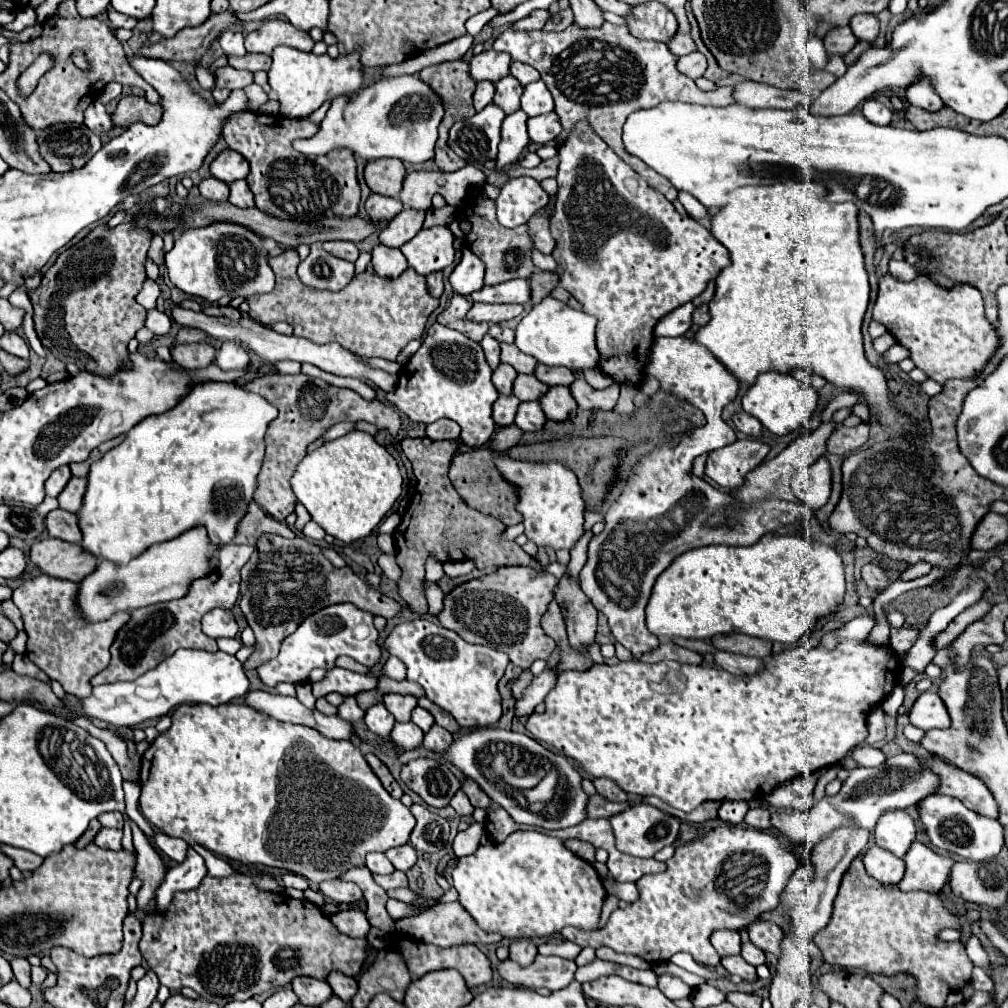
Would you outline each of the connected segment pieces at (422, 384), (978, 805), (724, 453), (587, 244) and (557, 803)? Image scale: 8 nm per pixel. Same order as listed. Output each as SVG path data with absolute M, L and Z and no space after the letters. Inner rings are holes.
M433 323L429 327L429 331L423 337L423 345L419 347L419 351L409 359L409 363L399 371L399 381L397 381L397 389L393 393L385 395L387 401L405 417L409 417L415 423L435 423L443 417L453 419L459 423L461 427L461 439L465 445L469 447L481 447L485 445L491 435L497 429L497 423L493 421L493 403L497 401L499 393L491 383L491 367L485 361L483 349L479 343L471 341L467 335L453 331L441 323Z
M925 759L925 765L933 765L933 769L937 769L937 773L945 773L945 785L941 785L941 789L937 793L945 793L951 797L957 797L965 807L997 819L999 817L999 807L995 803L993 793L989 793L989 789L985 787L985 783L945 761L939 759Z
M737 439L733 445L709 453L705 475L721 487L739 487L743 483L743 477L763 463L769 449L771 447L761 439Z
M579 121L575 125L575 129L565 137L565 141L559 147L559 199L555 199L555 211L551 215L551 235L555 239L555 249L553 249L551 255L557 261L555 273L559 275L559 285L563 289L567 289L583 305L583 311L587 315L597 317L597 333L595 333L597 351L599 351L597 367L607 377L615 379L617 383L639 385L643 381L643 375L645 375L643 369L645 369L645 363L649 359L649 351L653 347L653 327L657 325L657 321L661 317L665 317L667 313L671 313L673 309L677 309L677 307L693 301L697 295L701 295L705 291L707 283L713 281L731 263L727 249L723 245L719 245L719 241L715 237L711 237L709 229L699 225L689 215L679 215L675 211L675 207L657 189L651 189L641 175L637 175L621 157L615 155L615 151L591 129L591 125L587 121Z
M497 727L473 729L465 735L461 735L459 739L455 739L453 745L445 753L441 753L439 757L445 759L447 763L451 763L453 767L457 767L465 777L473 779L487 797L491 797L499 807L503 807L511 815L511 819L515 823L535 825L535 827L553 831L553 829L575 827L575 825L579 825L581 821L587 819L589 795L581 787L583 777L577 771L577 767L573 765L573 761L569 761L565 755L557 755L557 753L547 751L543 745L539 745L535 739L531 739L523 733L503 731L503 729L497 729ZM499 755L507 755L511 759L509 763L517 763L517 759L529 759L529 755L541 755L541 757L549 759L553 763L553 767L559 771L553 795L539 797L537 795L539 787L535 787L531 791L523 791L523 789L517 789L513 785L509 785L503 779L503 775L497 771L497 757Z

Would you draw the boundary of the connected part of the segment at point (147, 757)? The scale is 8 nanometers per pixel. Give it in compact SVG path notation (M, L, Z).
M229 703L229 705L219 705L213 709L211 705L181 705L173 711L171 715L173 725L167 733L161 733L153 743L151 749L145 751L141 757L141 799L139 799L139 809L145 813L149 823L155 827L163 829L171 837L179 837L187 841L189 845L203 845L205 849L213 851L219 857L225 857L229 861L237 861L243 865L263 865L263 867L279 867L287 869L291 873L307 877L311 883L321 883L321 881L335 881L345 873L347 869L353 867L363 867L365 865L365 855L371 851L387 851L397 845L409 843L409 835L415 827L415 817L411 811L399 801L393 799L377 781L375 773L369 769L367 761L363 759L361 751L351 743L351 741L333 741L321 737L317 731L303 727L303 725L293 725L293 723L283 723L277 721L257 709L251 709L249 705L241 703Z

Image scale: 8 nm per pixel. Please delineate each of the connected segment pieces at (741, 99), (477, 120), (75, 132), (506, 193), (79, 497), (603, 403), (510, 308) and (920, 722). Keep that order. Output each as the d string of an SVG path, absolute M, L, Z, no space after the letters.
M755 81L737 83L733 95L737 97L737 103L747 107L759 107L759 109L793 109L797 105L809 107L813 103L813 99L803 91L777 89Z
M487 105L483 111L457 121L449 129L449 147L467 163L485 163L495 159L503 119L505 113L497 105Z
M51 125L39 133L41 155L57 173L81 169L99 149L101 139L85 125Z
M531 177L509 179L495 199L496 217L504 227L525 225L529 217L549 203L549 193Z
M71 477L69 485L63 489L63 493L57 497L59 499L59 507L71 513L77 513L83 505L83 495L87 489L87 477Z
M579 375L575 379L575 383L571 385L571 391L573 391L575 401L579 403L579 409L587 409L587 411L611 411L619 399L619 385L617 383L609 385L603 391L597 391L587 385L583 375Z
M475 303L467 317L471 321L485 321L485 323L501 323L507 319L513 319L523 313L523 305L487 305L487 303Z
M925 691L917 697L909 711L911 725L929 731L929 729L947 729L951 725L949 713L945 709L945 703L941 697L937 697L935 691Z

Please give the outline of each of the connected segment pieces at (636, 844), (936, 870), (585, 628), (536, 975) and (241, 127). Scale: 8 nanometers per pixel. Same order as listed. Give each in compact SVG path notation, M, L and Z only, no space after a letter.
M647 803L631 805L623 813L613 815L609 821L617 839L617 849L633 857L653 857L665 845L673 845L679 837L679 825L681 825L681 821L675 819L673 815L667 815L661 809Z
M913 841L911 849L905 855L905 877L899 883L899 889L903 891L929 891L939 893L943 885L947 883L947 877L953 867L951 857L943 857L933 853L929 847L925 847L919 841Z
M565 573L555 591L557 605L565 611L563 621L567 629L569 643L587 655L587 645L595 641L597 629L597 609L591 605L589 597L581 591L579 579Z
M537 955L529 967L521 967L511 959L497 963L497 971L507 983L521 985L527 989L545 987L549 991L565 989L573 981L575 969L575 961L545 955Z
M241 113L241 117L233 117L229 125L223 129L223 139L229 149L239 151L251 165L247 175L249 189L255 195L255 205L273 217L297 217L297 221L313 221L313 217L353 217L359 211L361 189L357 181L357 163L349 149L335 149L321 157L305 157L293 151L293 139L307 139L319 131L317 123L311 123L307 117L289 119L283 115L255 115Z

